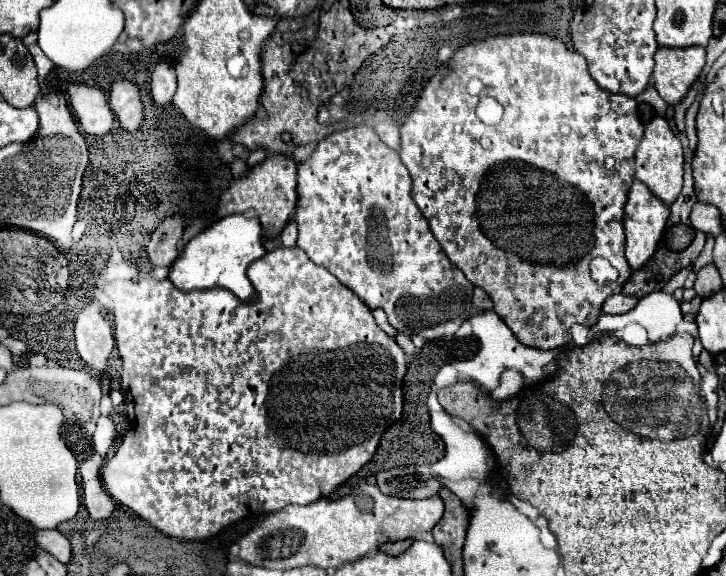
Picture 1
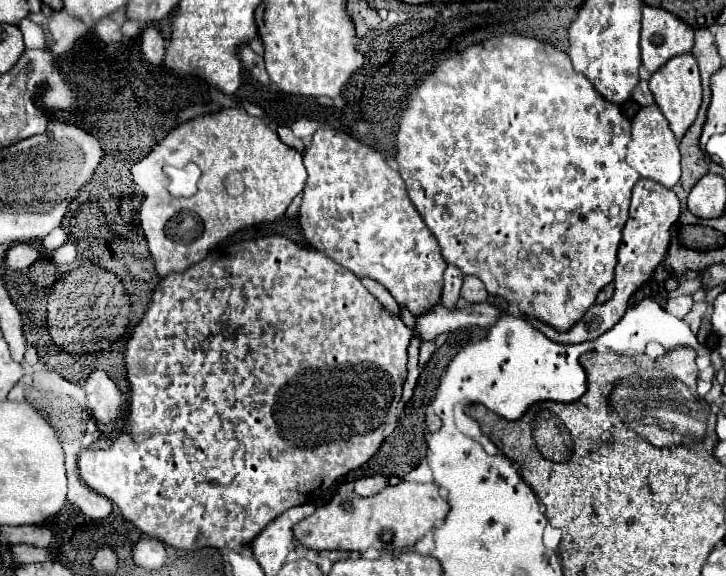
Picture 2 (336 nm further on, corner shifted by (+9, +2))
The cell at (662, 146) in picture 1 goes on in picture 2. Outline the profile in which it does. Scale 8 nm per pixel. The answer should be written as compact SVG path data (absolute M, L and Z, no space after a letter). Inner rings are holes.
M656 104L640 108L640 112L632 120L632 140L628 144L626 162L642 176L656 180L668 188L672 188L680 180L680 152L676 136L672 134L668 120L660 112Z

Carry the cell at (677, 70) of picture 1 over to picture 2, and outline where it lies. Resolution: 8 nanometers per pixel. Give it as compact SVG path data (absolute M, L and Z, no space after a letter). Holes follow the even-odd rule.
M692 52L676 56L668 60L652 78L650 78L650 92L656 98L658 108L670 122L670 130L676 134L676 140L682 140L682 136L688 132L688 128L694 124L698 116L698 108L702 104L702 82L698 72L698 62Z

